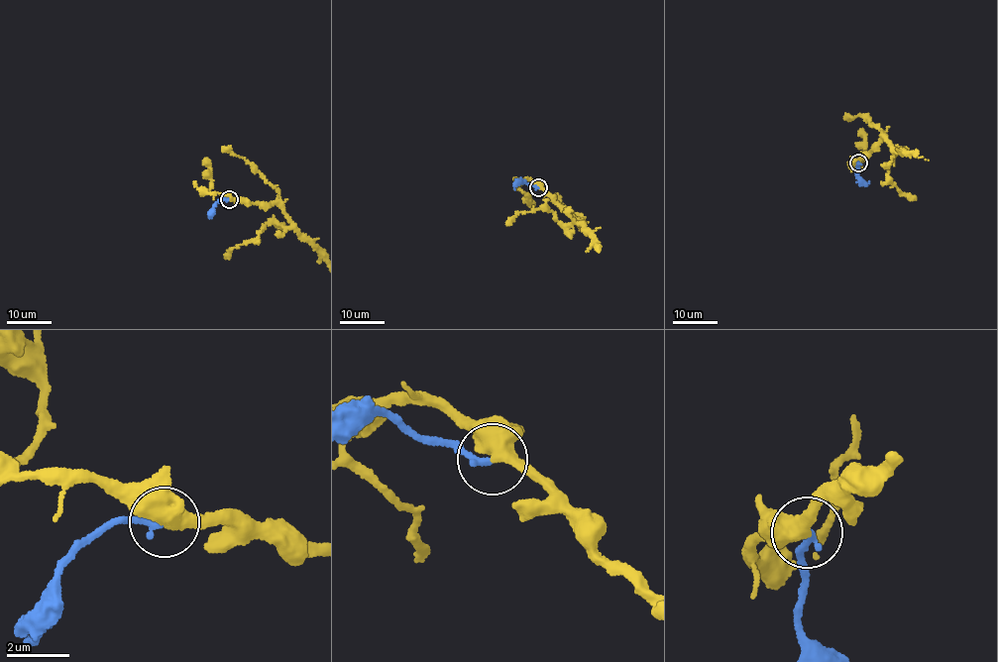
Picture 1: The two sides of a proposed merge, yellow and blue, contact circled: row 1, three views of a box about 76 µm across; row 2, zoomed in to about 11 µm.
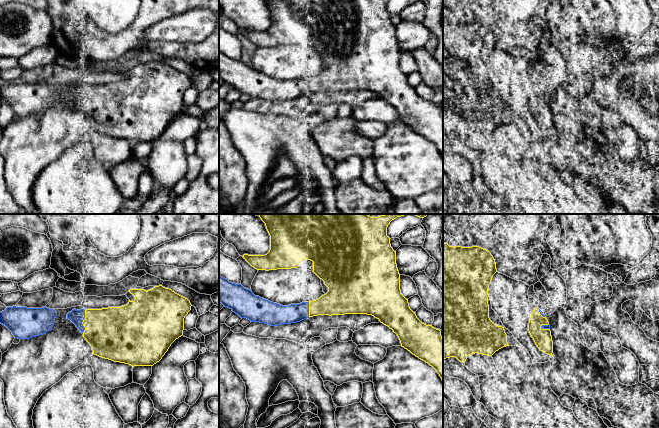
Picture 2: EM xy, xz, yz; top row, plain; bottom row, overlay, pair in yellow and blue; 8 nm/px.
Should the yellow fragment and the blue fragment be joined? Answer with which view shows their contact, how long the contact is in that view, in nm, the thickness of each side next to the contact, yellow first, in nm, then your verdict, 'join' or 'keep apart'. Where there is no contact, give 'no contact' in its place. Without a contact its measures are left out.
xy | 190 nm | 400/110 nm | join

